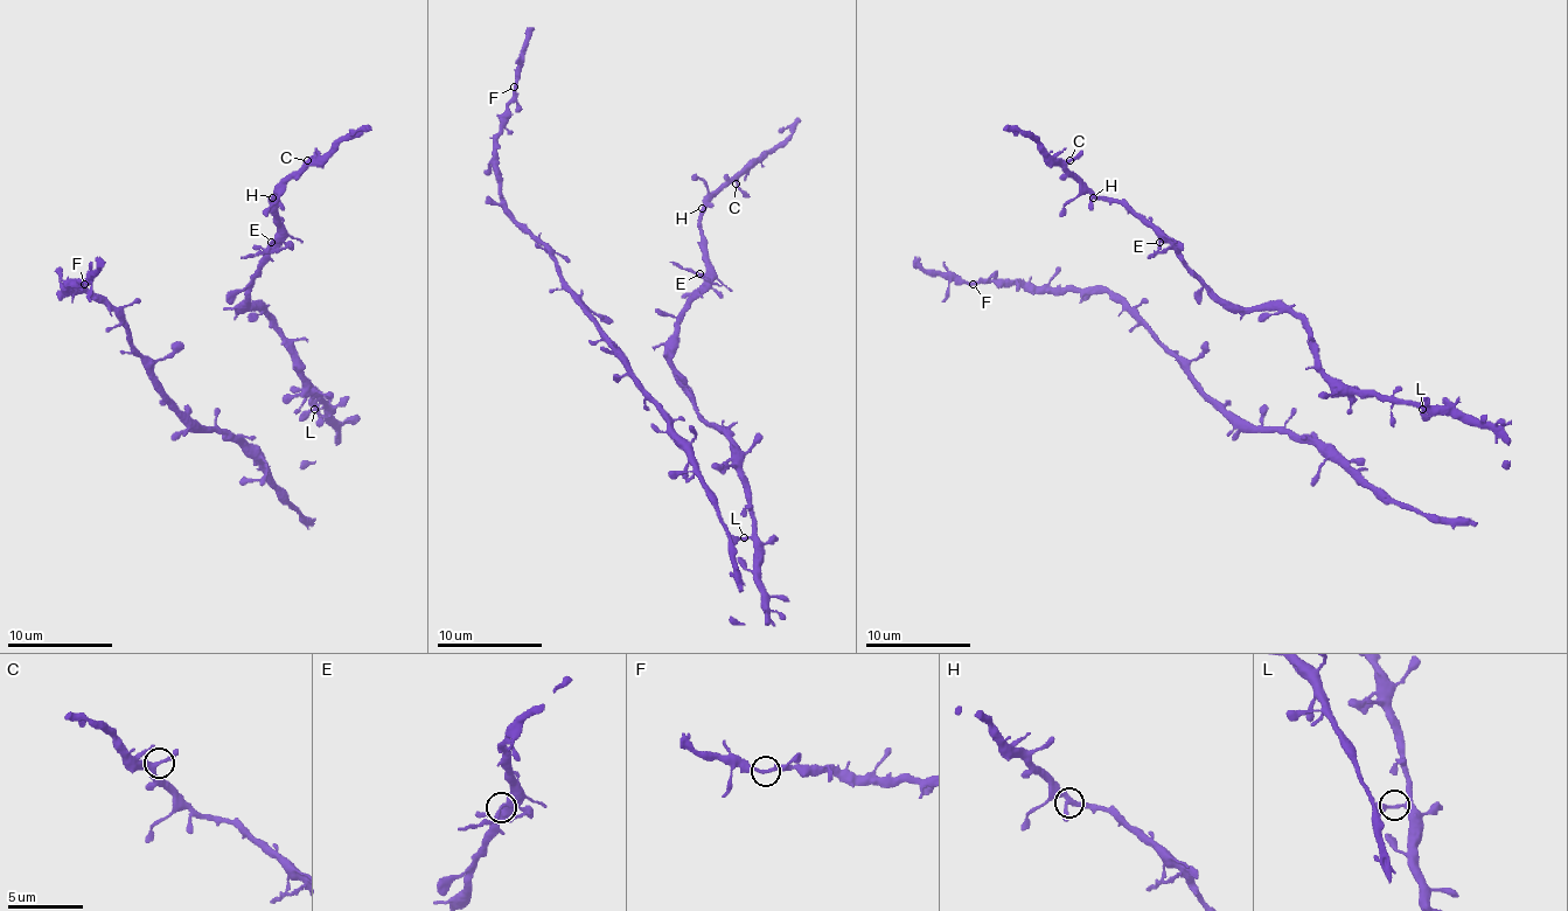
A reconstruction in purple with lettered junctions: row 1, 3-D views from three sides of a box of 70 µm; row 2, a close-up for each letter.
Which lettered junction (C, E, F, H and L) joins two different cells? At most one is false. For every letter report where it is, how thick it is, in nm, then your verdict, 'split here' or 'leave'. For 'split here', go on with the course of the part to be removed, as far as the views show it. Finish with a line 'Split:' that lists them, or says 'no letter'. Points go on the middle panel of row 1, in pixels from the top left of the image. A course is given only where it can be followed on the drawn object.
C: (736, 183) | 300 nm | leave
E: (699, 273) | 240 nm | split here | (699, 273), (670, 263)
F: (514, 87) | 240 nm | leave
H: (702, 208) | 320 nm | leave
L: (744, 537) | 240 nm | leave
Split: E

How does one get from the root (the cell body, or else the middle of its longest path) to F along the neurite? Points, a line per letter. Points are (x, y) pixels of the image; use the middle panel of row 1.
F: (689, 445), (634, 375), (624, 352), (565, 284), (555, 257), (514, 218), (500, 194), (495, 134), (514, 87)

